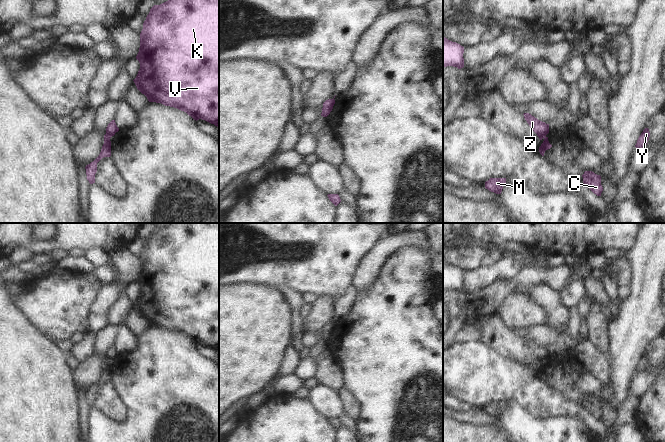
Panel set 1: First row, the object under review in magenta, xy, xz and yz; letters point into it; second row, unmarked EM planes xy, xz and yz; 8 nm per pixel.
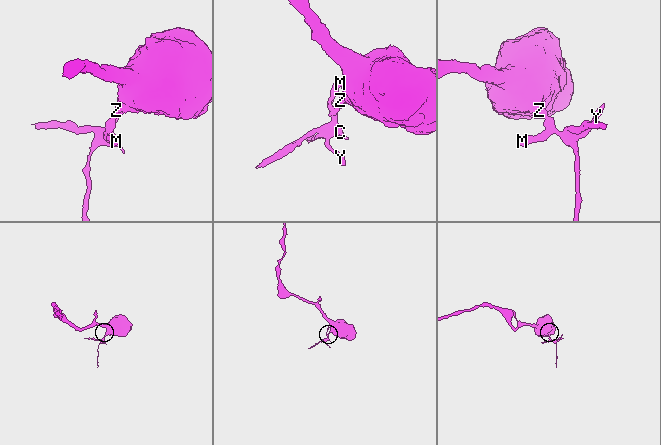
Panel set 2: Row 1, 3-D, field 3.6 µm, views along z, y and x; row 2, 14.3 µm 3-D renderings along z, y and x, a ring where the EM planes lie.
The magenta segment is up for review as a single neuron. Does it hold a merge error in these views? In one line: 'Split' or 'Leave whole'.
Split.

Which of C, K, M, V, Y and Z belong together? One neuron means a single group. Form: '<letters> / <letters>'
C M Y / K V Z

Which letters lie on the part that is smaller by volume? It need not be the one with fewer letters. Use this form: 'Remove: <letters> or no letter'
Remove: C, M, Y.

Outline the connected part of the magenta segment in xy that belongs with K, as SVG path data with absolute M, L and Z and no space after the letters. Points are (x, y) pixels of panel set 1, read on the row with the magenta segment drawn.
M168 0L160 5L154 5L143 23L140 33L140 48L136 59L140 63L140 69L133 81L149 102L177 108L186 112L196 121L202 119L219 127L219 0Z

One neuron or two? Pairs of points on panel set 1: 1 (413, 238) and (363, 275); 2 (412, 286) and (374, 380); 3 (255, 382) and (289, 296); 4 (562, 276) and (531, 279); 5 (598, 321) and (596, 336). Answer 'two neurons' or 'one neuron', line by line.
1: one neuron
2: one neuron
3: two neurons
4: one neuron
5: one neuron

